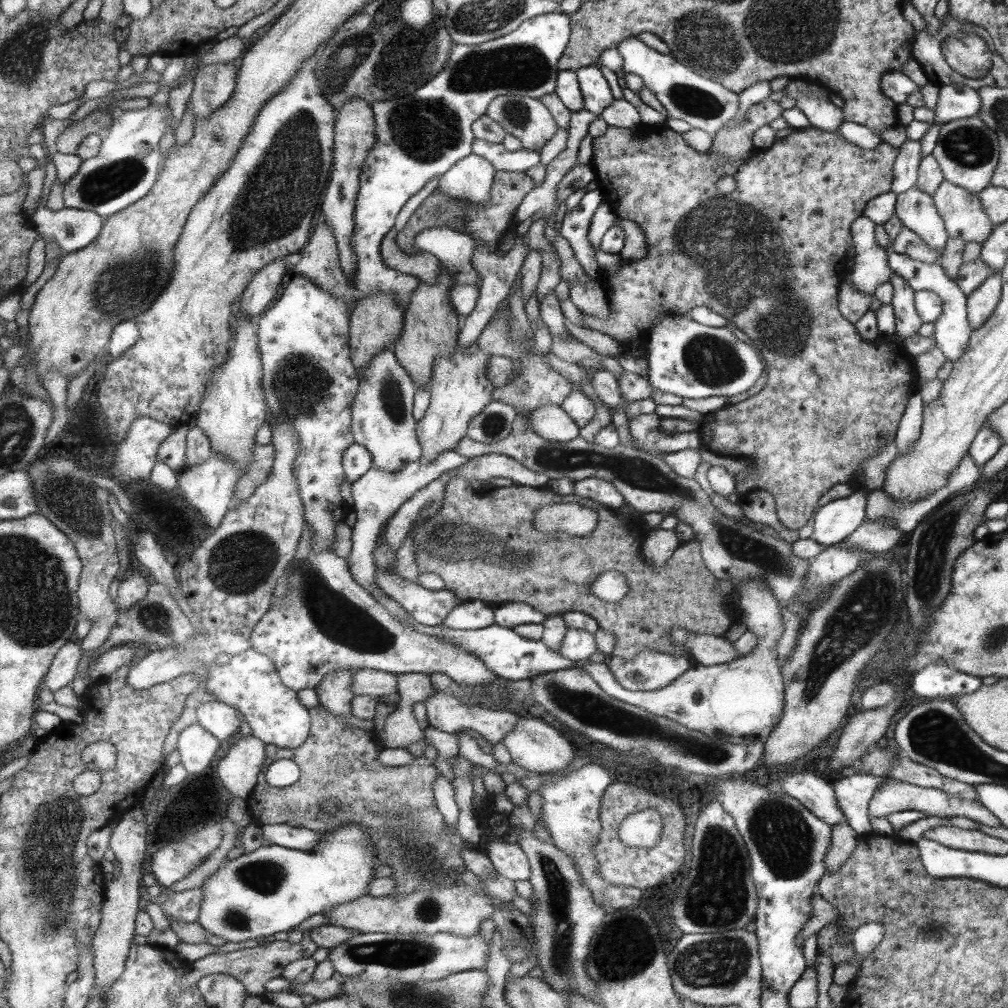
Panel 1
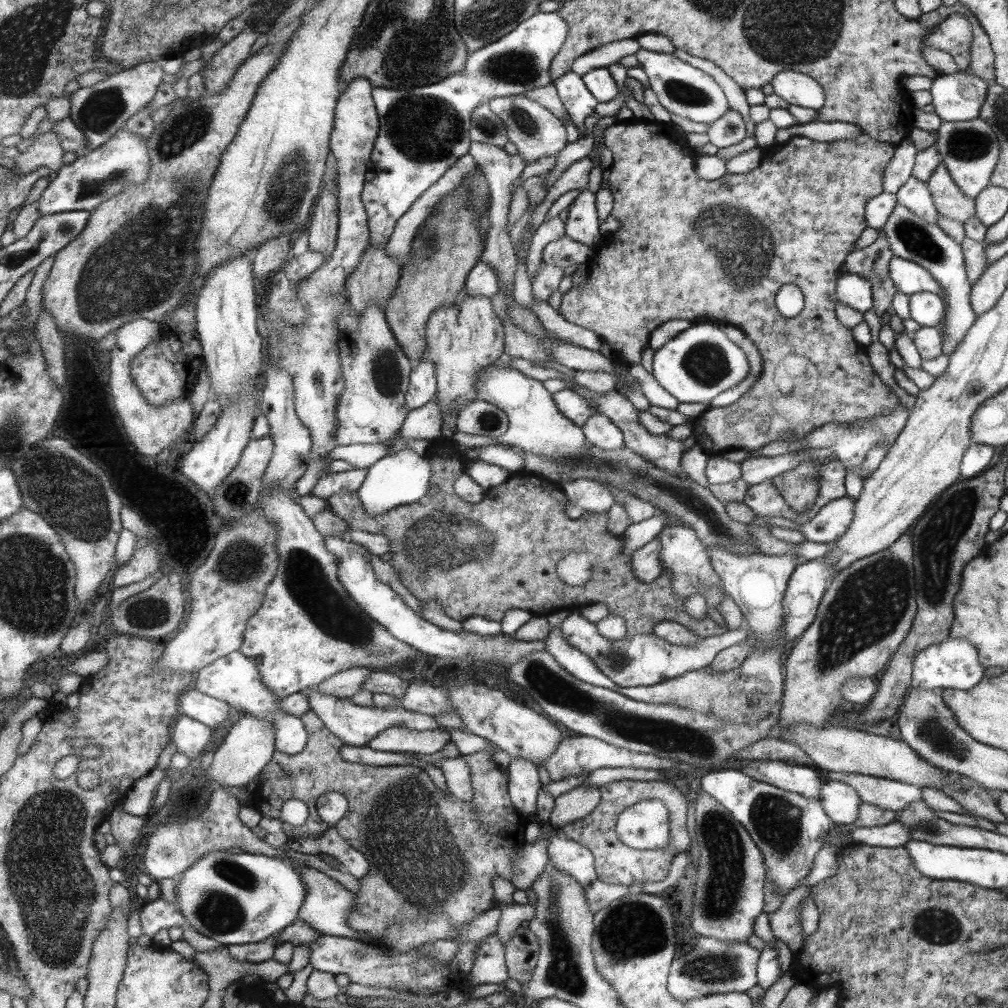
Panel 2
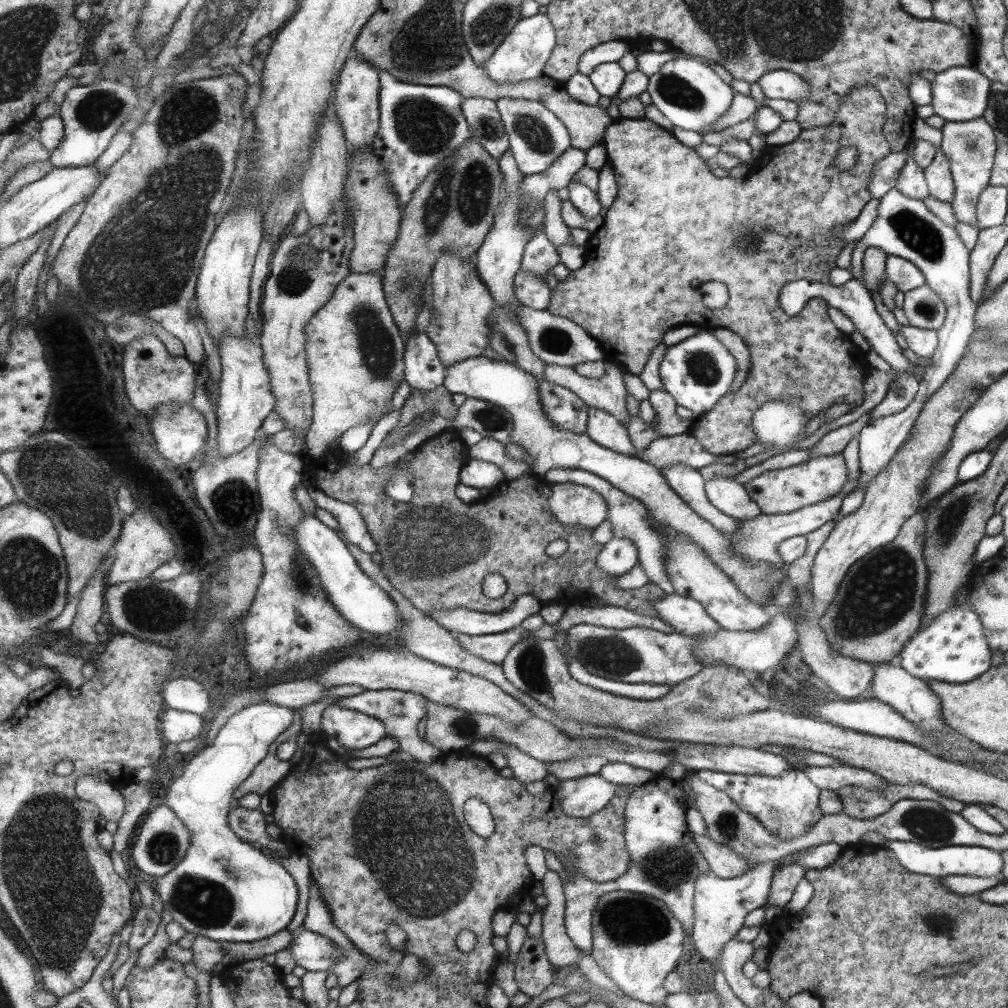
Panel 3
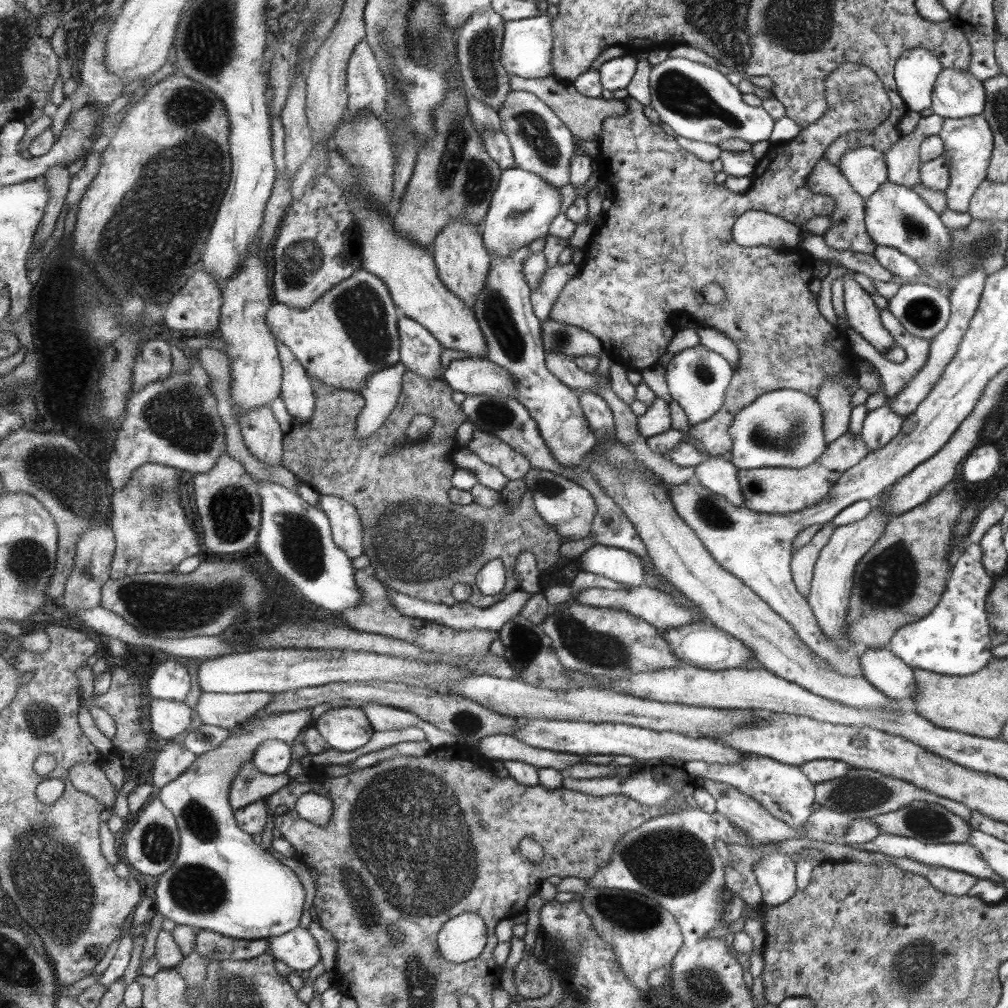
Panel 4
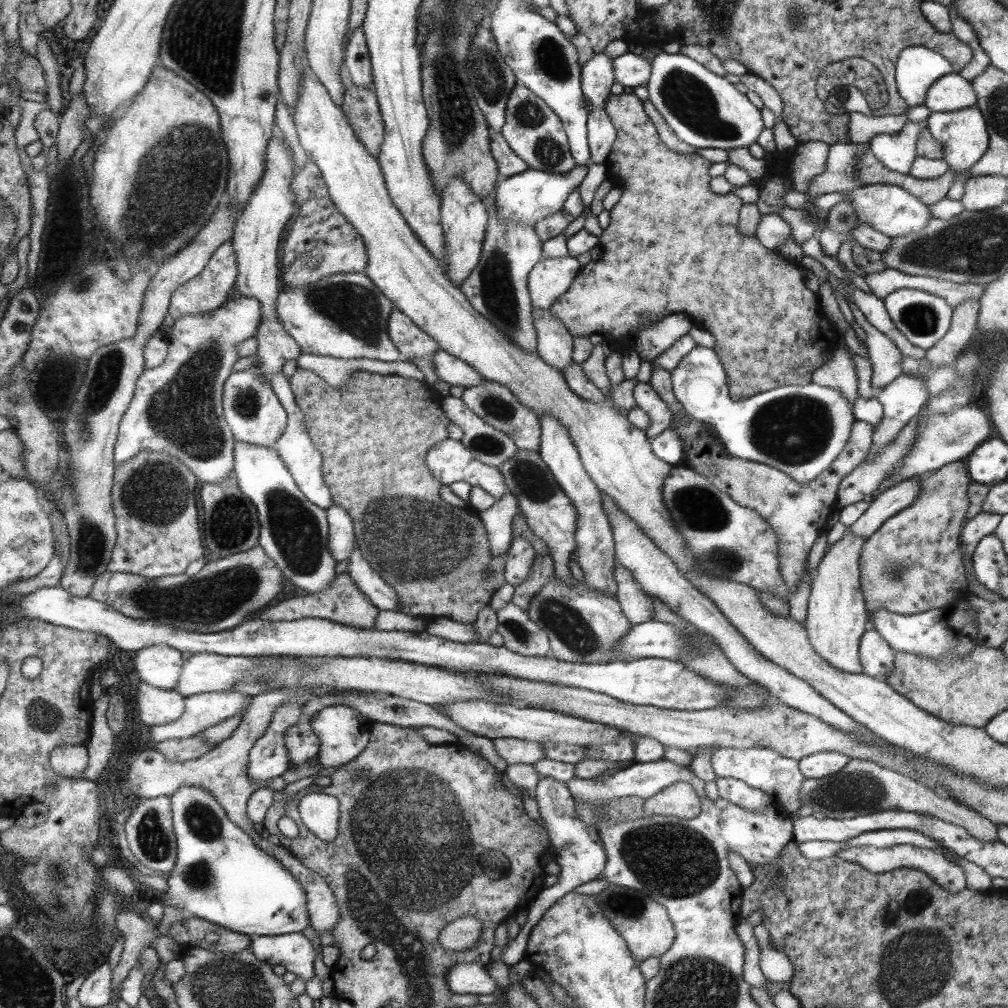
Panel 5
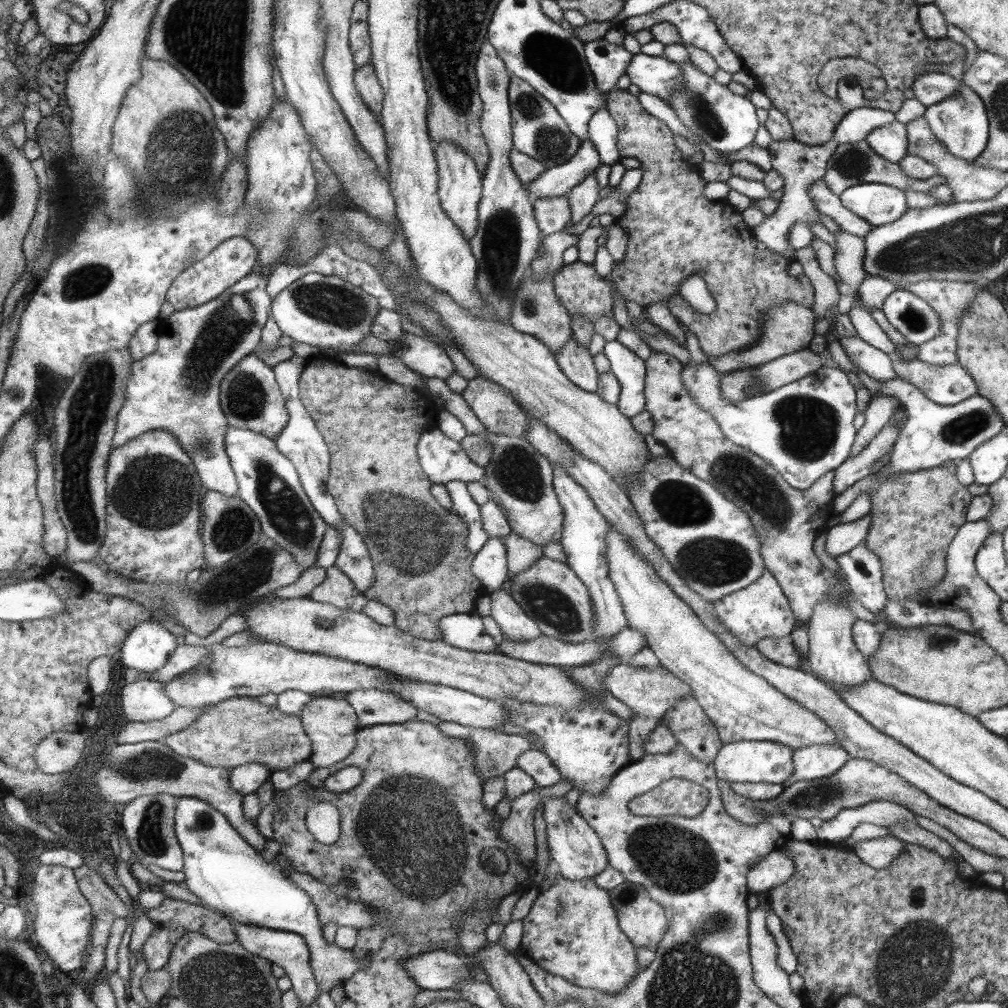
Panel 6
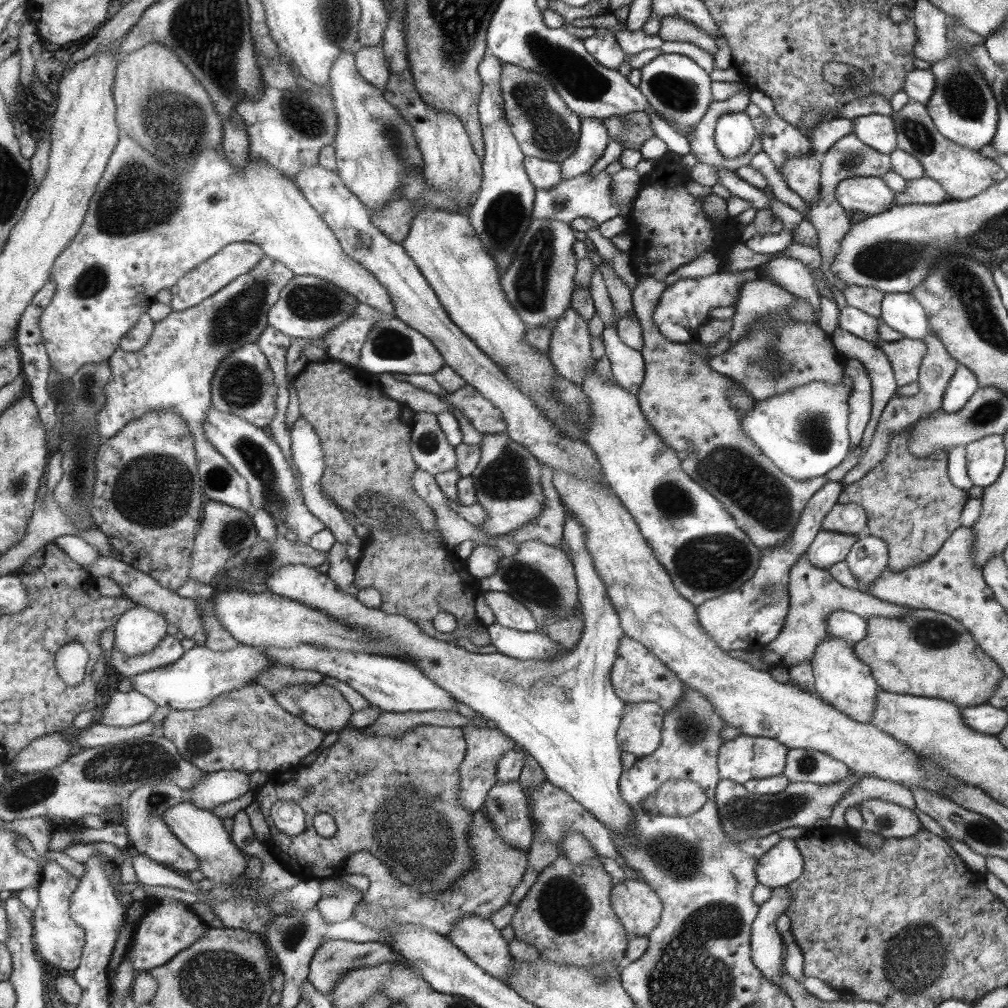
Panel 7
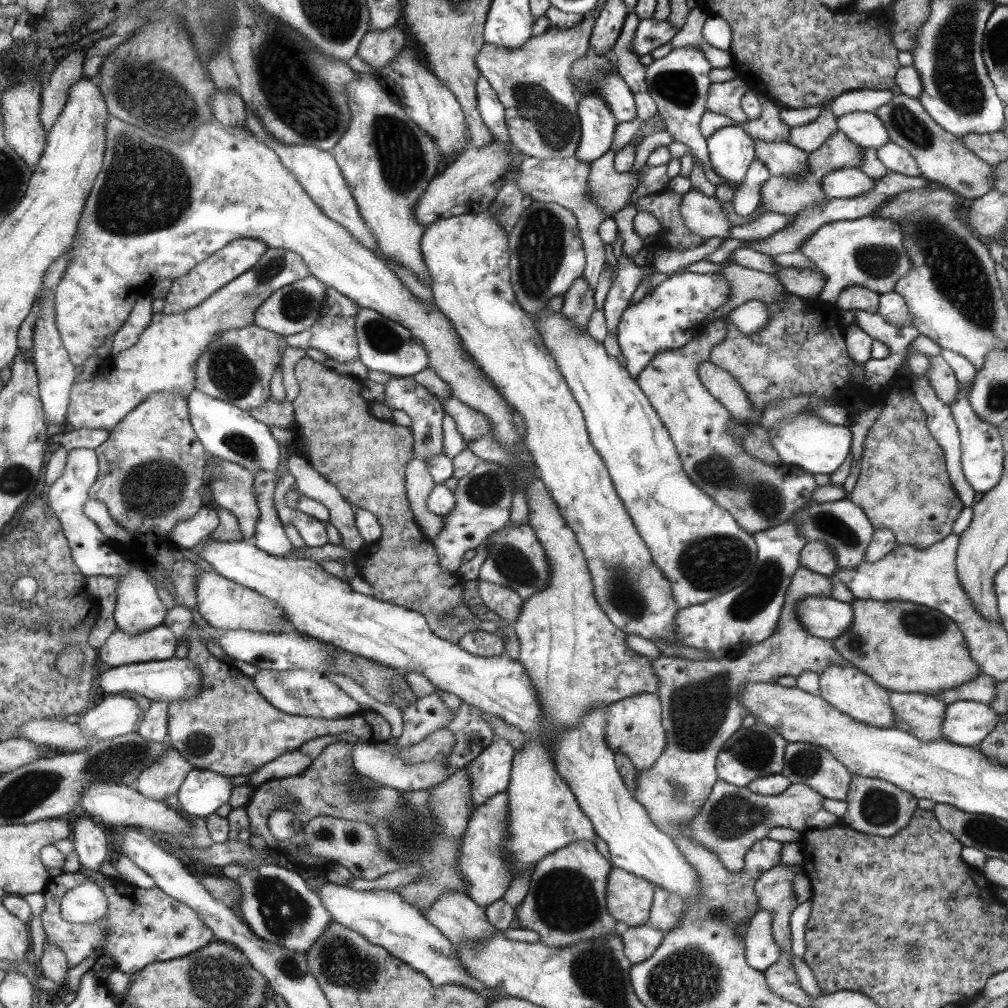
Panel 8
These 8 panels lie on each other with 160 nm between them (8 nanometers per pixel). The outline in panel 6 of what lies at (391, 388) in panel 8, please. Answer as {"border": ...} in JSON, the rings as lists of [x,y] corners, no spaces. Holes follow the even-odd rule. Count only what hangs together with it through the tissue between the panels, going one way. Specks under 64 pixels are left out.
{"border":[[[439,429],[425,431],[417,441],[415,452],[422,471],[432,484],[451,480],[481,483],[485,469],[469,460],[455,440],[446,438]]]}

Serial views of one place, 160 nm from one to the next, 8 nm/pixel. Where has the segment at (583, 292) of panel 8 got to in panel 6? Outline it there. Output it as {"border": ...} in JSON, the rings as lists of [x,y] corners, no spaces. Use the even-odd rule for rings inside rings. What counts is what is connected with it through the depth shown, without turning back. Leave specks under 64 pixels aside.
{"border":[[[570,339],[564,348],[554,354],[556,364],[560,366],[561,373],[576,385],[589,393],[595,393],[597,389],[597,371],[595,371],[593,359],[589,352],[579,347]]]}

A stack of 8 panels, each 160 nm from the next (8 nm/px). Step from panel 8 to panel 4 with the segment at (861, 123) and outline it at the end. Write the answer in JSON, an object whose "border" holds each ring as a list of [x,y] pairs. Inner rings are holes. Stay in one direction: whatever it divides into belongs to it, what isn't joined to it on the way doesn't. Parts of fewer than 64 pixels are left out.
{"border":[[[936,114],[920,117],[915,128],[900,139],[889,150],[883,150],[888,167],[888,181],[912,188],[920,182],[920,144],[929,135],[936,135],[944,124],[944,119]]]}

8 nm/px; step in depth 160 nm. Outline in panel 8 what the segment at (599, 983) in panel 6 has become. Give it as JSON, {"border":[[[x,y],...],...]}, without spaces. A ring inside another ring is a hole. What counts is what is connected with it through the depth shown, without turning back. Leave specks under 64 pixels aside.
{"border":[[[576,840],[547,854],[534,864],[528,891],[514,909],[519,929],[537,933],[540,942],[553,948],[614,934],[616,921],[605,910],[605,884],[611,865],[587,840]]]}

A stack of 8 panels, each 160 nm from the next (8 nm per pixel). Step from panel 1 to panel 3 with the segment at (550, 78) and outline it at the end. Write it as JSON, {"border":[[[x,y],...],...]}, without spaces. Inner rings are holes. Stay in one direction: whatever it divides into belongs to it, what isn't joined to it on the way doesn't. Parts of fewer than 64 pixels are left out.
{"border":[[[537,13],[527,18],[521,18],[482,67],[489,80],[497,84],[536,79],[543,75],[545,63],[555,46],[556,29],[549,24],[548,16],[545,13]],[[384,70],[378,71],[378,85],[379,126],[371,145],[381,157],[384,172],[388,173],[392,192],[396,193],[399,209],[403,213],[413,191],[425,177],[472,136],[461,114],[463,98],[452,88],[405,84]]]}

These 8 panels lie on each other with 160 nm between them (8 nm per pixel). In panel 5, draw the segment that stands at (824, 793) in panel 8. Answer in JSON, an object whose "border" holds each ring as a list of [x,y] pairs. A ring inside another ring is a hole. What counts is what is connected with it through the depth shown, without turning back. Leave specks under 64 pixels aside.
{"border":[[[818,752],[800,758],[799,769],[804,779],[821,779],[840,771],[848,760],[841,752]]]}

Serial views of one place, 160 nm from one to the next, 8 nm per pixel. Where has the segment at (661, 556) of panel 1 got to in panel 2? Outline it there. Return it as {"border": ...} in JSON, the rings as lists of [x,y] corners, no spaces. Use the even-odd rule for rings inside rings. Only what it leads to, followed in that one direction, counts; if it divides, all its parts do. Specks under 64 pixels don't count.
{"border":[[[653,539],[634,550],[632,571],[636,580],[647,584],[655,580],[664,570],[659,556],[659,539]]]}

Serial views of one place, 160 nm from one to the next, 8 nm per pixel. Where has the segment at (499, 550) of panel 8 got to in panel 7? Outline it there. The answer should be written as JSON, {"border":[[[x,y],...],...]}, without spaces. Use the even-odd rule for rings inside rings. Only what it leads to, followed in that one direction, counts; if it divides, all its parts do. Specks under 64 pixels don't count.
{"border":[[[539,540],[518,543],[517,552],[513,556],[499,557],[495,570],[482,578],[479,585],[483,593],[503,592],[513,597],[513,600],[520,601],[532,613],[537,624],[546,624],[550,618],[570,618],[579,607],[579,586],[576,585],[575,569],[568,554],[561,548],[553,548],[552,545]]]}

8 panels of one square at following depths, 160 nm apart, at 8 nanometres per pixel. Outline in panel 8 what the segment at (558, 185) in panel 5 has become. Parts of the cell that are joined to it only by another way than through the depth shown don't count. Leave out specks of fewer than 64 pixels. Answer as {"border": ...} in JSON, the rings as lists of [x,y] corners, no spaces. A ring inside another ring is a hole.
{"border":[[[586,92],[579,98],[580,142],[574,157],[591,162],[604,155],[611,144],[616,117],[599,92]]]}

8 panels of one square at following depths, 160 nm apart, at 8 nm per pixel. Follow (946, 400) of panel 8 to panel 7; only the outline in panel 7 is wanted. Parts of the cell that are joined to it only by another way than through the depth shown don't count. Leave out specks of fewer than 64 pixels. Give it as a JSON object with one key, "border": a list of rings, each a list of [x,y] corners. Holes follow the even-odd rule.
{"border":[[[929,333],[924,337],[922,342],[925,344],[926,350],[918,370],[918,391],[908,397],[900,396],[895,393],[888,400],[888,403],[878,418],[873,436],[871,436],[871,442],[869,442],[869,448],[867,448],[864,455],[860,456],[858,463],[853,466],[849,472],[846,472],[845,476],[840,480],[843,486],[861,480],[865,474],[872,468],[875,468],[877,464],[883,460],[883,457],[886,455],[885,453],[887,453],[887,443],[889,443],[895,435],[905,430],[908,426],[912,426],[916,420],[919,420],[926,414],[939,410],[945,387],[947,387],[947,384],[952,380],[958,363],[945,351],[945,346],[939,342],[939,338],[937,338],[935,334]]]}

